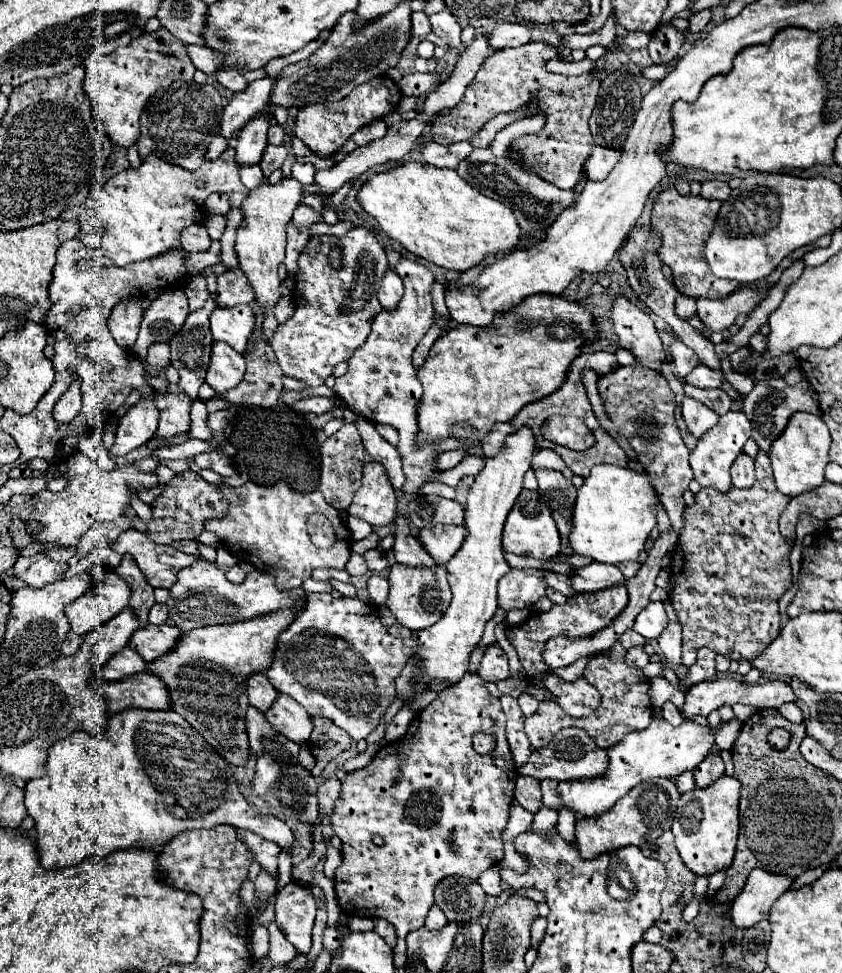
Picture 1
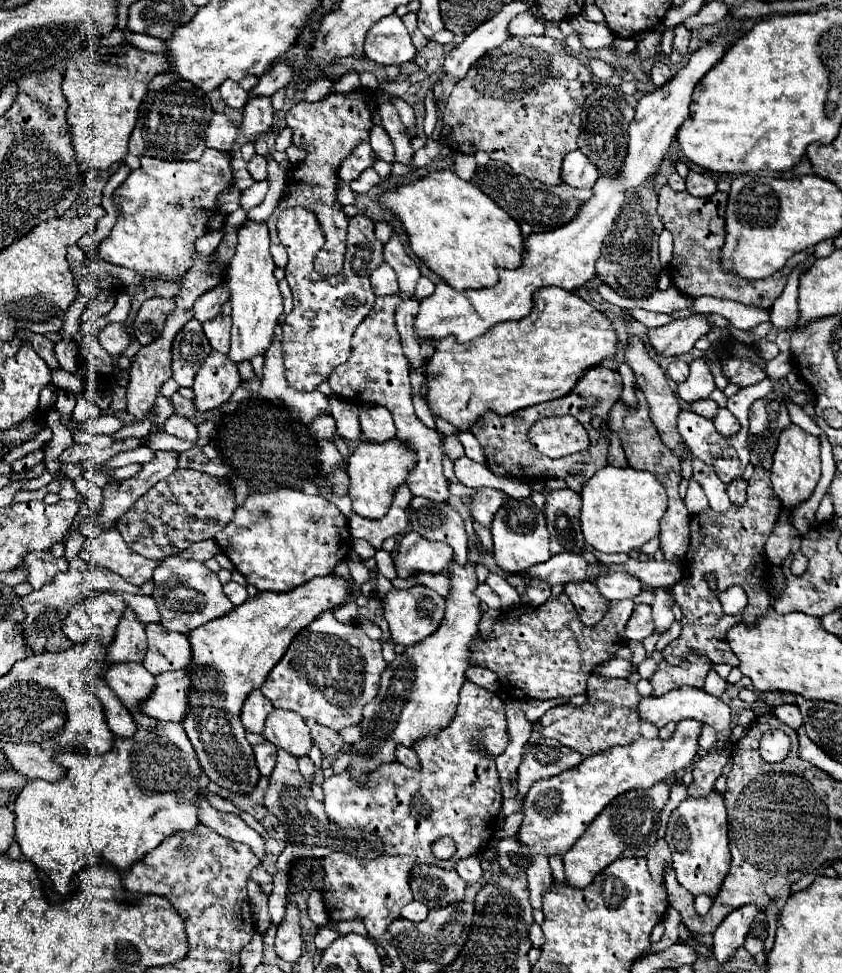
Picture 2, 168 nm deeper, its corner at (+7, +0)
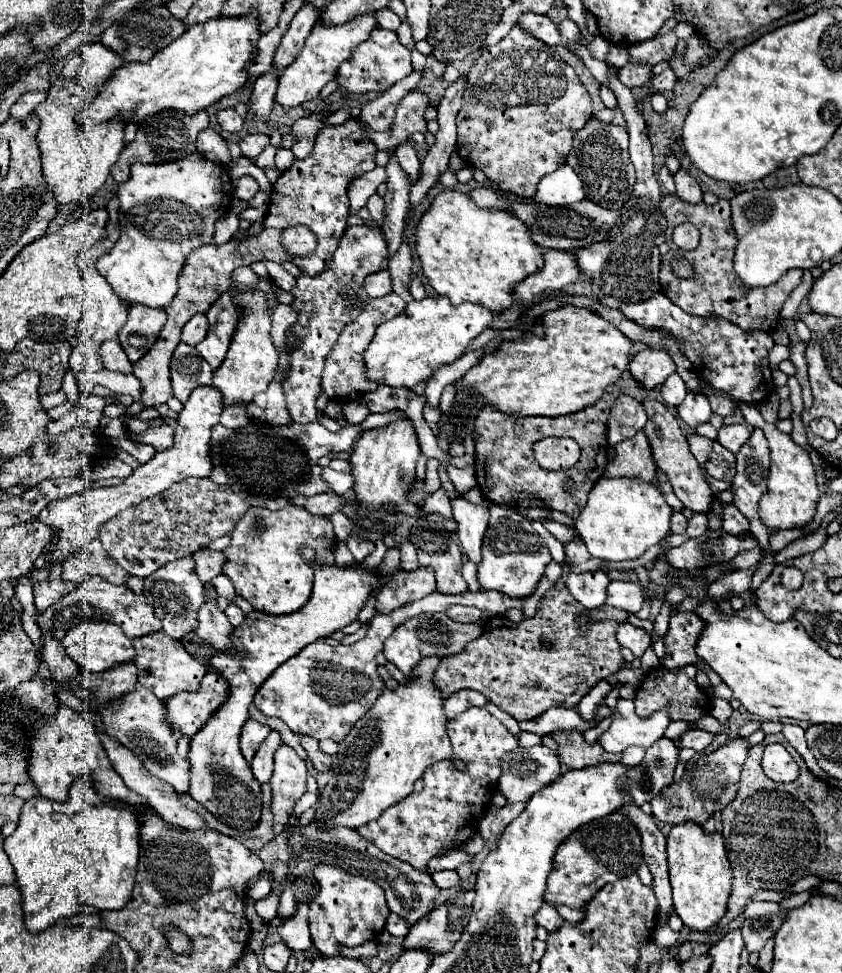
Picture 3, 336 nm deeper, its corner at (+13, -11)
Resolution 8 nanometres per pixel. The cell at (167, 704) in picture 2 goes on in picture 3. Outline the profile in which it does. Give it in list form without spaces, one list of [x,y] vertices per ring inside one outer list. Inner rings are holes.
[[[209,672],[197,692],[179,692],[165,702],[171,728],[179,728],[183,734],[193,736],[209,718],[225,704],[229,696],[229,684],[221,674]]]

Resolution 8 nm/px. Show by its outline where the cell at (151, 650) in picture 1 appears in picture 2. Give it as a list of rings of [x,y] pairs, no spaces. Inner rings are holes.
[[[159,623],[145,625],[147,631],[147,653],[143,665],[149,673],[159,675],[165,671],[185,669],[191,663],[191,645],[187,635],[167,631]]]

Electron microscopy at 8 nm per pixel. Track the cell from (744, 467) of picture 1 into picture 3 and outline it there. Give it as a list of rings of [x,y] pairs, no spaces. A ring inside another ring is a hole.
[[[723,504],[723,508],[725,508],[725,514],[723,514],[723,530],[725,532],[729,532],[733,536],[741,536],[750,529],[747,518],[737,508],[733,508],[731,504]]]

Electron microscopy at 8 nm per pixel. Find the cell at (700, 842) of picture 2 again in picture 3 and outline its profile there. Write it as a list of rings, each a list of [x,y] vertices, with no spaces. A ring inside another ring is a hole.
[[[693,822],[677,824],[671,828],[667,838],[667,856],[669,880],[673,888],[673,908],[683,924],[699,932],[705,932],[719,924],[727,912],[733,880],[733,870],[721,834],[705,834],[703,828]]]

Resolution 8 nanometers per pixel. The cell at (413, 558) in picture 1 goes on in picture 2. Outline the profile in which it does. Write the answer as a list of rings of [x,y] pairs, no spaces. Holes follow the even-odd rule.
[[[439,573],[439,575],[411,575],[411,577],[421,581],[423,585],[427,585],[431,589],[435,589],[443,597],[449,593],[449,579],[443,573]]]

